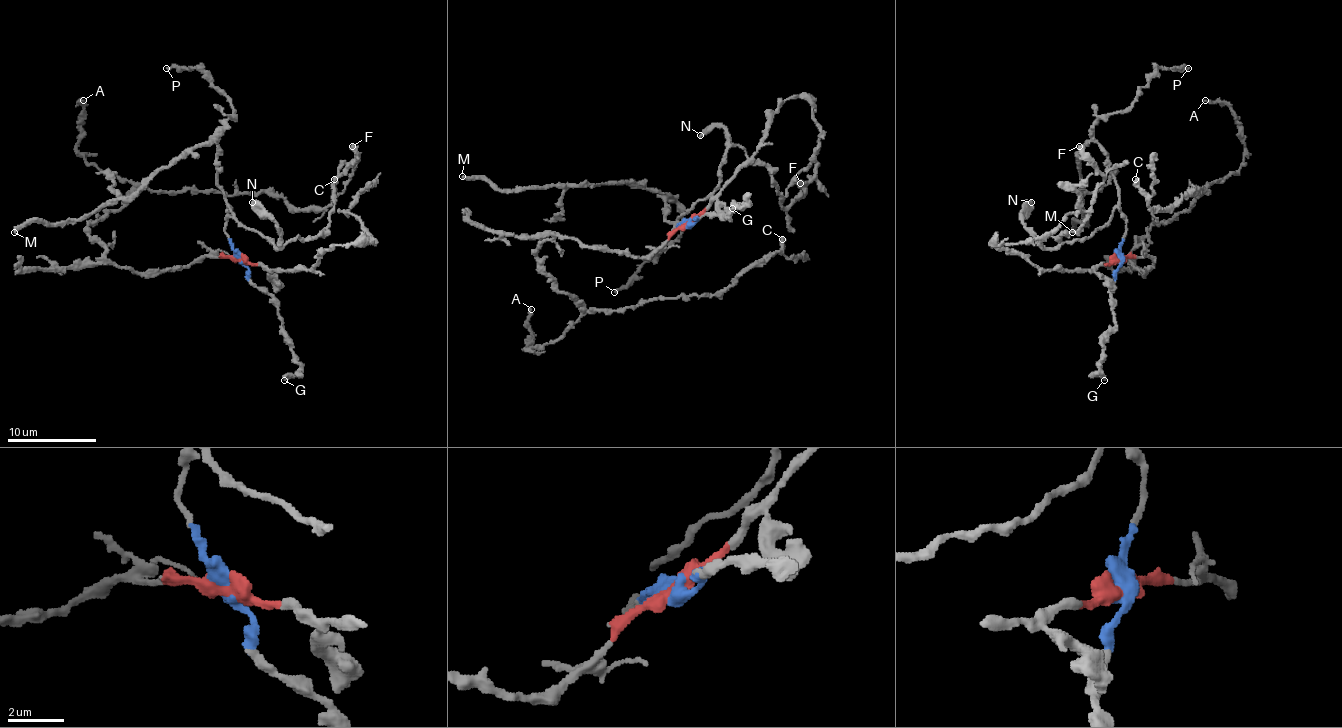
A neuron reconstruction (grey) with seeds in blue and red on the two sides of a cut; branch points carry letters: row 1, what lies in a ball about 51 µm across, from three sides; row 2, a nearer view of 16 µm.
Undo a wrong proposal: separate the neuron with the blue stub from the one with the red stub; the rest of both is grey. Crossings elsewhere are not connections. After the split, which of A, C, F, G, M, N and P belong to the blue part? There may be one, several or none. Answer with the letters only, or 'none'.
F, G, M, N, P

